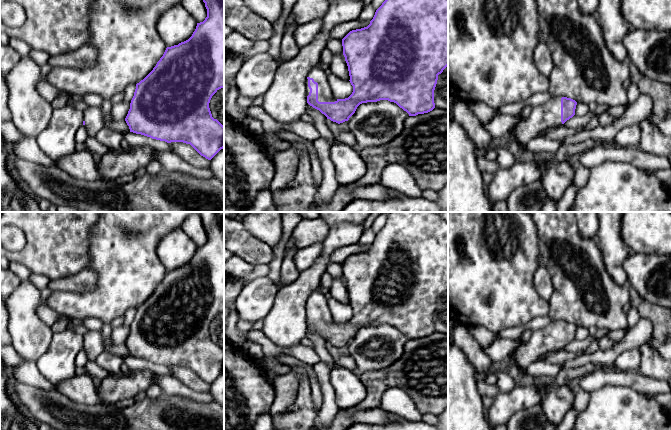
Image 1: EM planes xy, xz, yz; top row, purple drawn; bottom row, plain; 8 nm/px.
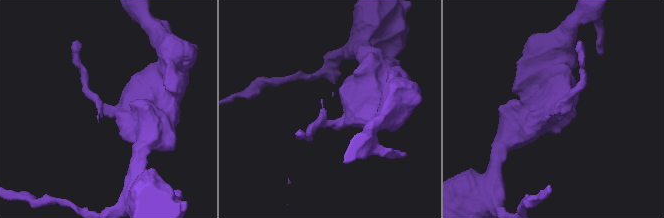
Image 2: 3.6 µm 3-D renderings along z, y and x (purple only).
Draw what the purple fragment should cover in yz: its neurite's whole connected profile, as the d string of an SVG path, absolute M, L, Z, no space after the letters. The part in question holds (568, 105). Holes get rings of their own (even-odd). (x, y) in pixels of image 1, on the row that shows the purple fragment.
M548 96L543 105L532 108L530 116L517 125L511 137L507 136L509 143L523 147L542 130L561 126L575 115L576 105L571 98Z

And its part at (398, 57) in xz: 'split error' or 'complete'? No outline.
split error

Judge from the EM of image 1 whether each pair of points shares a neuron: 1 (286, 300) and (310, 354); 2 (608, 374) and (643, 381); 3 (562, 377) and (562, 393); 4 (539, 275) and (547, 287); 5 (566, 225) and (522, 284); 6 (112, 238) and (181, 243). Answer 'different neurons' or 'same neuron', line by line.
1: different neurons
2: same neuron
3: different neurons
4: same neuron
5: different neurons
6: different neurons

